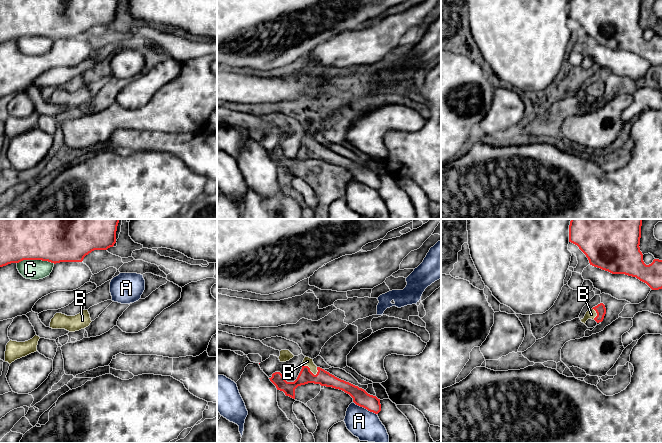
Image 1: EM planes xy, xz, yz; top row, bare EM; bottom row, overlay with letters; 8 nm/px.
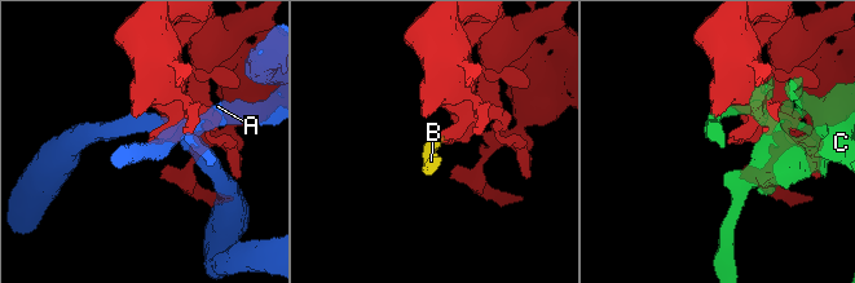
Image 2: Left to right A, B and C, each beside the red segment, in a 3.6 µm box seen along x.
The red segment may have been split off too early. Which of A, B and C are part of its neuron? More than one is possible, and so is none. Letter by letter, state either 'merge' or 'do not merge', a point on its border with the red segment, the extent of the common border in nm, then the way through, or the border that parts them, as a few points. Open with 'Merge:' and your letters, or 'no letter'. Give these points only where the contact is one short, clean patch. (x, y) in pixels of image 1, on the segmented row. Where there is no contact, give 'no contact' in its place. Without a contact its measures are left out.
Merge: B
A: do not merge; meets red in xz at (365, 408); contact 220 nm long
B: merge; meets red in xz at (309, 370); contact 140 nm long; runs through xz (324, 378), (313, 374), (309, 370), (307, 361)
C: do not merge; meets red in xy at (36, 259); contact 300 nm long

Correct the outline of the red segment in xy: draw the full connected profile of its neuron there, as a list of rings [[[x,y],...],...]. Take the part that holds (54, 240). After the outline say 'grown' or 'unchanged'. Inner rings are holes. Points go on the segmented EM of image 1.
[[[0,219],[0,267],[23,260],[82,262],[92,251],[114,246],[118,223],[119,219]]]; unchanged

